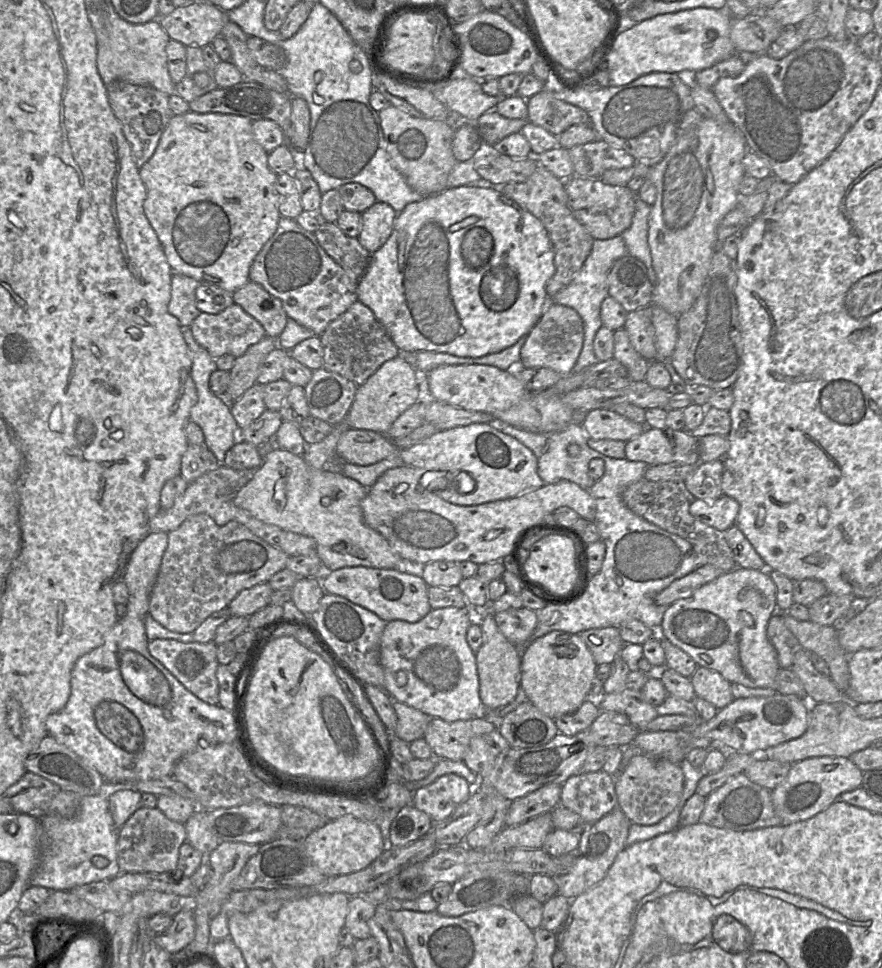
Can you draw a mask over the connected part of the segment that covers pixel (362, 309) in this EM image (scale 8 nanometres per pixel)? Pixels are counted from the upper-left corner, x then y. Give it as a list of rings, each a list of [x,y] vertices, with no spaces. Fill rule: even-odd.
[[[359,300],[332,321],[319,337],[323,346],[323,368],[342,375],[358,386],[364,384],[383,363],[400,354],[373,311]]]

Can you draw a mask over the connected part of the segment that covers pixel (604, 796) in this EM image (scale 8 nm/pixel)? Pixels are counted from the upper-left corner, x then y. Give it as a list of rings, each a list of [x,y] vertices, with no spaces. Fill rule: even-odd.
[[[603,769],[580,773],[562,785],[560,805],[577,813],[588,825],[616,809],[615,778]]]

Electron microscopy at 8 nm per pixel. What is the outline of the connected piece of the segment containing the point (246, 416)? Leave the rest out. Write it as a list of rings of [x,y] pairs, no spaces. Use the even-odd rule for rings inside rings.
[[[255,383],[231,404],[231,413],[240,429],[257,419],[267,408],[263,400],[264,385]]]

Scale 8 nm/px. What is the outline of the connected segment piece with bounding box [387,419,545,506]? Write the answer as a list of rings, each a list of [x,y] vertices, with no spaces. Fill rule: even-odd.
[[[494,419],[490,423],[472,423],[439,430],[417,444],[399,449],[398,454],[391,452],[391,456],[387,458],[399,458],[403,464],[408,466],[447,472],[447,482],[458,482],[455,483],[455,495],[452,496],[447,490],[442,489],[436,489],[433,493],[447,502],[461,506],[512,498],[545,484],[537,473],[538,460],[535,454],[519,440],[496,428]]]

